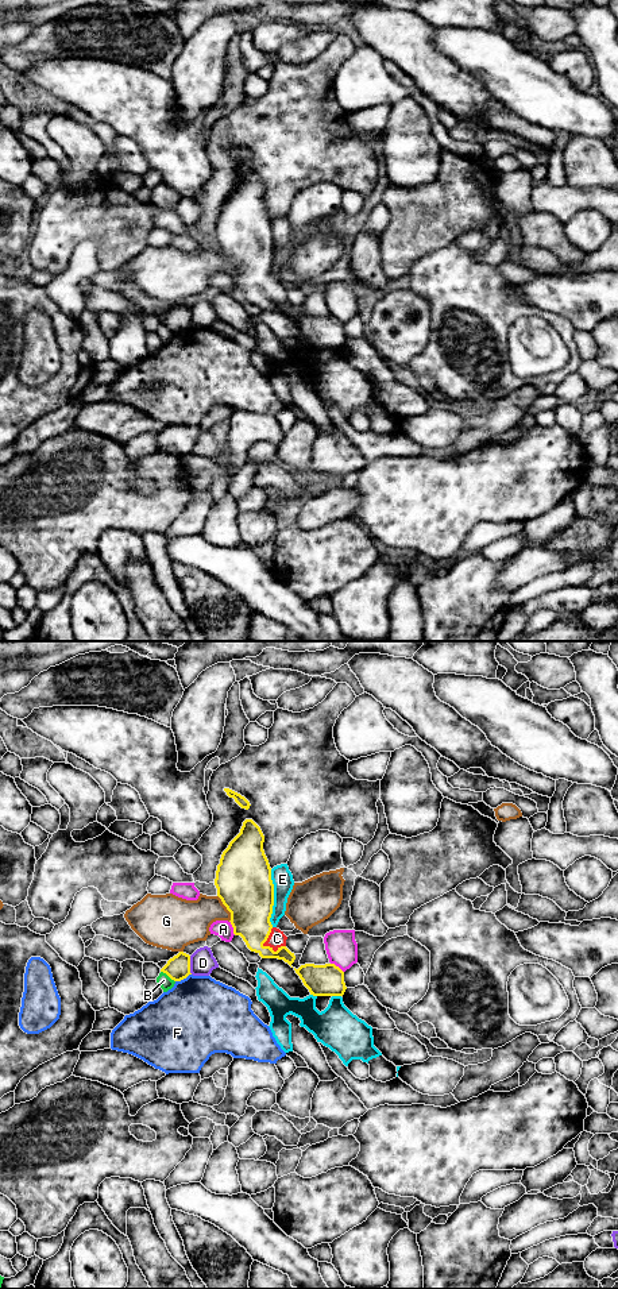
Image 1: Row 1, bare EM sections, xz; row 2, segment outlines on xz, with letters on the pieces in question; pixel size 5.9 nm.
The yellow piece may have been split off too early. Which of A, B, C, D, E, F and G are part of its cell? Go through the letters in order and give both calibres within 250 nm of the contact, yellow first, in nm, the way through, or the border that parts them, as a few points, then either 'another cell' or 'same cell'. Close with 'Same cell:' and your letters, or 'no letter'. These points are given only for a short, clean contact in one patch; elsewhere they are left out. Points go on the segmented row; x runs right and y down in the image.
A: 320/100 nm | along xz (230, 921), (235, 934) | another cell
B: 140/80 nm | another cell
C: 280/100 nm | same cell
D: 140/150 nm | another cell
E: 340/130 nm | another cell
F: 140/480 nm | another cell
G: 340/260 nm | another cell
Same cell: C

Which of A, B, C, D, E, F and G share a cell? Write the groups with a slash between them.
A / B / C / D / E / F / G

